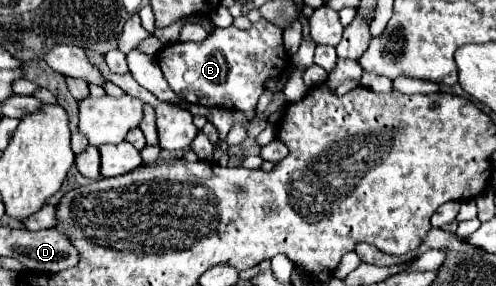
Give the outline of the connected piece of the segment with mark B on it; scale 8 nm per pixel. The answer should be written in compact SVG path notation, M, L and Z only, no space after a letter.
M264 17L252 23L248 31L240 31L232 25L226 29L214 27L200 43L166 45L156 55L156 61L164 79L180 99L246 113L256 111L258 97L264 93L268 79L280 77L290 65L290 57L282 43L282 29Z

